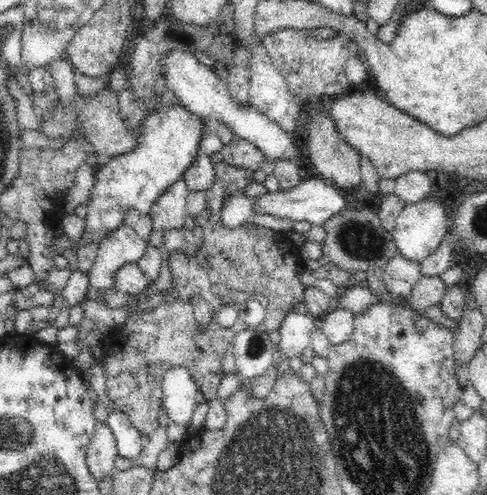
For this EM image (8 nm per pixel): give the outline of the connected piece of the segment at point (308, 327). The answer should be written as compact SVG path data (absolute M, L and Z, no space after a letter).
M290 310L278 329L281 335L278 350L282 353L282 359L300 357L304 349L310 346L312 332L318 325L318 319L310 314L294 313Z

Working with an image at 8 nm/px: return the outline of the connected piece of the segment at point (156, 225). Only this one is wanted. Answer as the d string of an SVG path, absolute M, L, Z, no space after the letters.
M183 177L169 186L162 196L151 206L149 215L153 230L168 231L180 229L188 216L186 211L186 196L189 190Z

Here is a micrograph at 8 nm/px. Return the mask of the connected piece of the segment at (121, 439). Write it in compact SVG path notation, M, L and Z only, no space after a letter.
M115 408L114 411L110 412L105 423L113 430L118 454L122 458L133 461L134 458L138 458L142 454L145 438L126 414Z

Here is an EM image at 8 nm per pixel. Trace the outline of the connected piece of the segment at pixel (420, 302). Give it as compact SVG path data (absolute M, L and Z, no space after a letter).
M424 276L412 287L404 306L422 315L424 308L438 306L445 295L445 288L439 276Z

